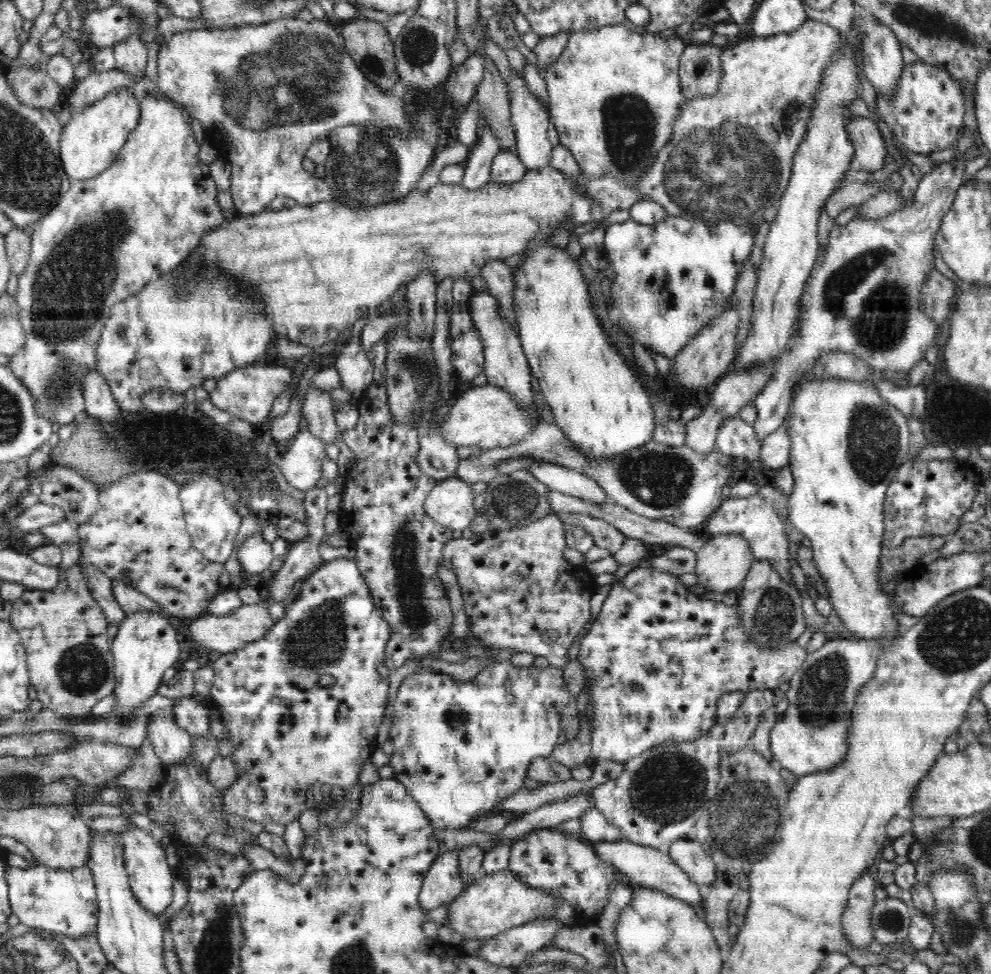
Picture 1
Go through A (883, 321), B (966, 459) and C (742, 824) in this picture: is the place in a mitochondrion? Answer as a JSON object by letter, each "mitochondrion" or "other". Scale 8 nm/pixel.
{"A":"mitochondrion","B":"other","C":"mitochondrion"}

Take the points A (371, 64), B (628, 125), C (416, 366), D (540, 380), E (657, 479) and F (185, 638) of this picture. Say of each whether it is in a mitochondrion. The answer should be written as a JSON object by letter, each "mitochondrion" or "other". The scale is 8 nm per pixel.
{"A":"mitochondrion","B":"mitochondrion","C":"mitochondrion","D":"other","E":"mitochondrion","F":"other"}

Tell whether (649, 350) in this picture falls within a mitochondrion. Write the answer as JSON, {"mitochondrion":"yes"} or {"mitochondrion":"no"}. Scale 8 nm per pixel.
{"mitochondrion":"no"}

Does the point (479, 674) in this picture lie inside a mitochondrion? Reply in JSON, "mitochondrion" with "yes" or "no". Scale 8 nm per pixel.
{"mitochondrion":"no"}

